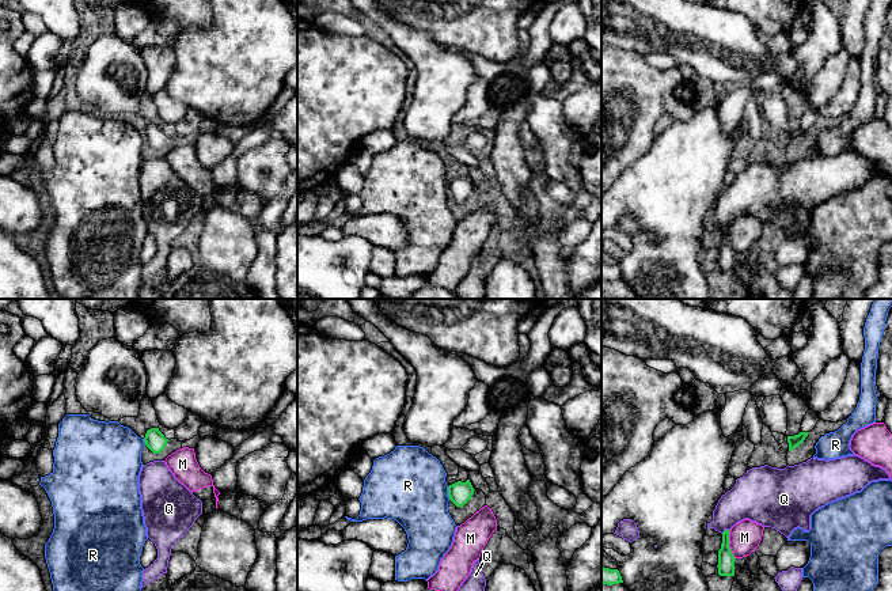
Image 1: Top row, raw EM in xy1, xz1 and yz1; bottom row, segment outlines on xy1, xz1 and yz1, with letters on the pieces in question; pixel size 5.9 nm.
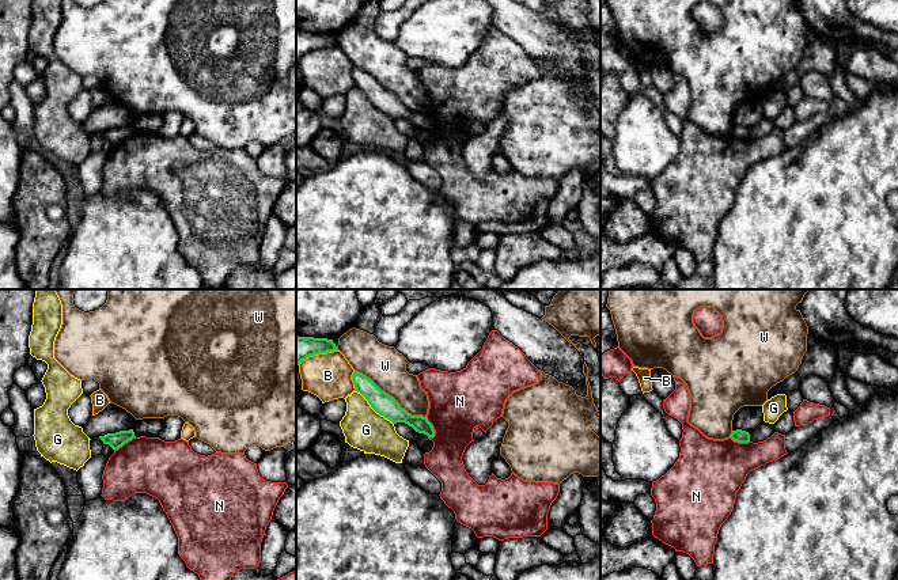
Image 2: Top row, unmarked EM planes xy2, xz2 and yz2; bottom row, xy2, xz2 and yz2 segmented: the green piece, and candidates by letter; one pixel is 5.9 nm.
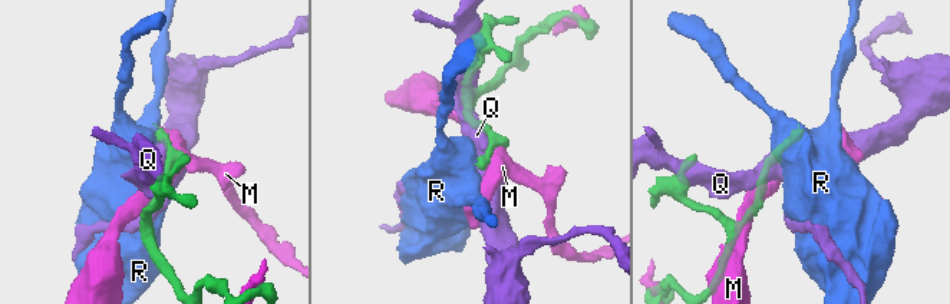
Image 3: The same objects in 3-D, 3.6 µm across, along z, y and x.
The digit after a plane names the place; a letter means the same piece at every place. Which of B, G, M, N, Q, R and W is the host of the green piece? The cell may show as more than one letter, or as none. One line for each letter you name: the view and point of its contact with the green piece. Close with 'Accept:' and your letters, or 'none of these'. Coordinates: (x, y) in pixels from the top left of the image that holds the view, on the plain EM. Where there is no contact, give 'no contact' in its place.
Accept: none of these

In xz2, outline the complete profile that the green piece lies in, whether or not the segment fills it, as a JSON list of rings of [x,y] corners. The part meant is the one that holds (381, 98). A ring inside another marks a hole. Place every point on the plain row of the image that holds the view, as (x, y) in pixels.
[[[355,67],[352,76],[356,87],[368,96],[376,109],[390,115],[393,120],[405,118],[418,129],[424,129],[428,133],[435,132],[435,125],[427,113],[409,110],[393,92],[382,87],[370,73]]]

